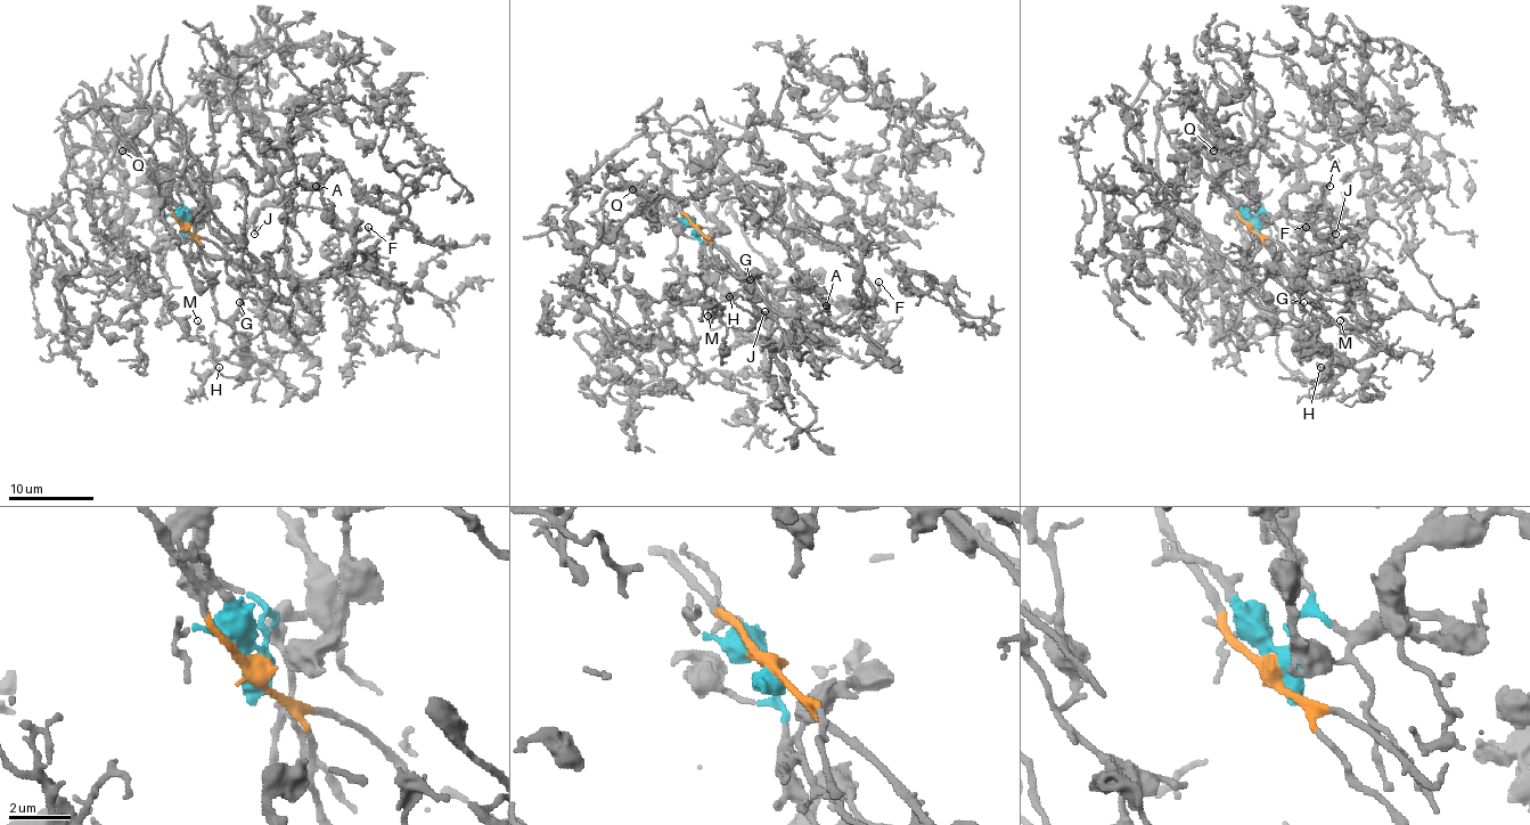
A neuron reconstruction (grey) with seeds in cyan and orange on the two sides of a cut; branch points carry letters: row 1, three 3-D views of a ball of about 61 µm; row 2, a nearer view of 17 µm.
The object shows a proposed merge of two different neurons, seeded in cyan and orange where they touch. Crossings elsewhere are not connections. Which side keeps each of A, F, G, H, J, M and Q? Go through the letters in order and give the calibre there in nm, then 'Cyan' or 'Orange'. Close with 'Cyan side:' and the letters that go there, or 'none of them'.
A: Thickness 200 nm. Cyan
F: Thickness 170 nm. Orange
G: Thickness 90 nm. Orange
H: Thickness 110 nm. Orange
J: Thickness 140 nm. Cyan
M: Thickness 110 nm. Orange
Q: Thickness 170 nm. Cyan
Cyan side: A, J, Q

